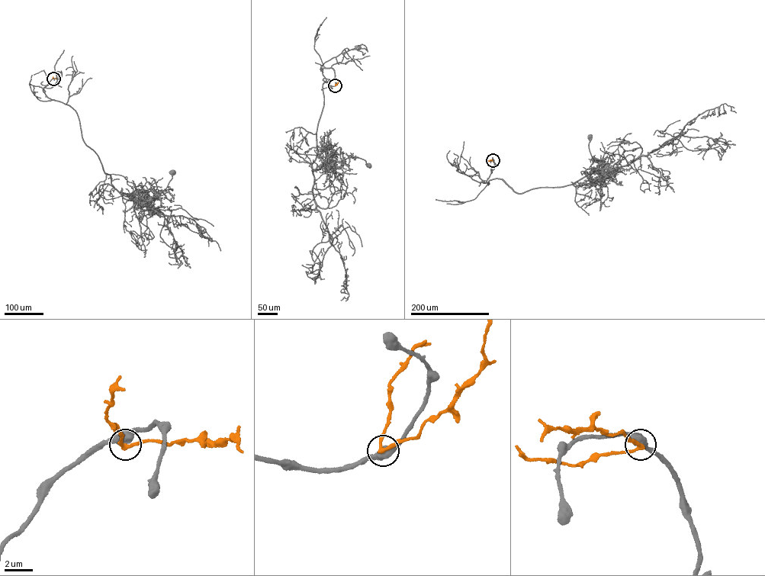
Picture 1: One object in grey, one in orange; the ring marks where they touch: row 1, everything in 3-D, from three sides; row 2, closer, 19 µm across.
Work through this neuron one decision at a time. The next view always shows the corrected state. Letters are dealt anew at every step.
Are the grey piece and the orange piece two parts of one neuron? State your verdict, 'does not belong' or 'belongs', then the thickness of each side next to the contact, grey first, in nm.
does not belong; calibres 550 and 240 nm

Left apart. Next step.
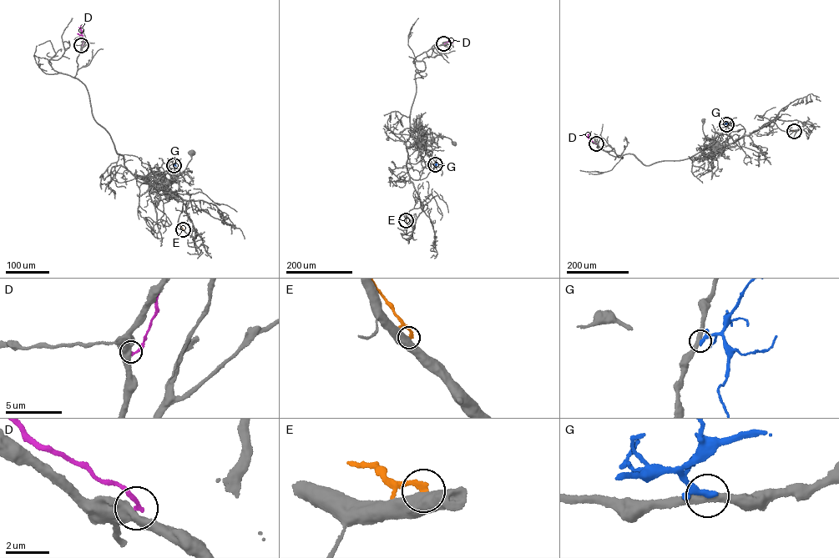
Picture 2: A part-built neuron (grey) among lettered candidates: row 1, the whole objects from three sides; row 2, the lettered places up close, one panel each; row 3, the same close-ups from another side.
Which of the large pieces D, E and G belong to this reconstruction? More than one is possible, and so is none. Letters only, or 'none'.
none

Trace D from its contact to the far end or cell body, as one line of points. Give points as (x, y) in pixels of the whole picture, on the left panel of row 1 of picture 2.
D: (81, 45), (82, 26)

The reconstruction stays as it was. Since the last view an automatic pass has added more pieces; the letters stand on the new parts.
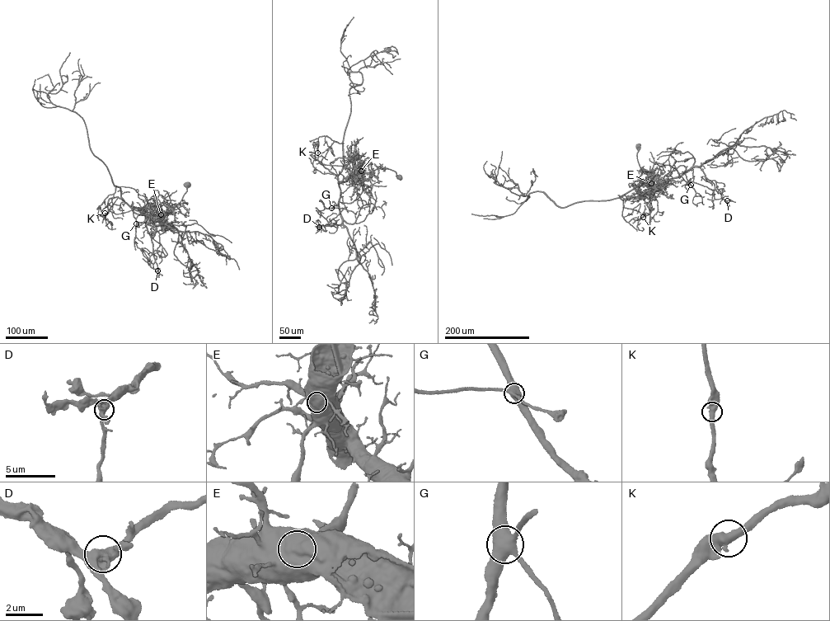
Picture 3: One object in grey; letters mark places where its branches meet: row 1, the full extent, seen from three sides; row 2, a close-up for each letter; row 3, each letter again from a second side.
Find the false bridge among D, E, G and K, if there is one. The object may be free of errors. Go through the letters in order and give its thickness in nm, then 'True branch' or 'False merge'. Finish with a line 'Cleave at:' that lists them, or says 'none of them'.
D: Thickness 500 nm. True branch
E: Thickness 480 nm. True branch
G: Thickness 650 nm. True branch
K: Thickness 550 nm. True branch
Cleave at: none of them

